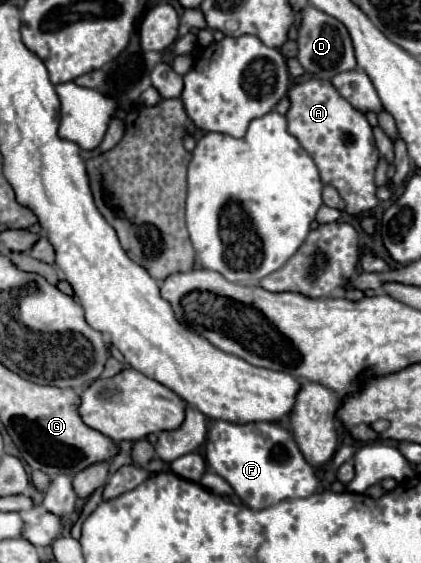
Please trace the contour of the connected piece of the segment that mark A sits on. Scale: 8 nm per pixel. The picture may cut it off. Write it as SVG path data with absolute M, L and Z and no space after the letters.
M310 79L306 83L292 85L288 97L292 101L290 111L286 113L288 131L314 159L322 183L338 189L340 197L346 201L346 211L350 215L372 211L378 203L374 171L380 157L374 143L372 127L368 125L364 113L356 111L346 99L342 99L332 89L330 81Z

